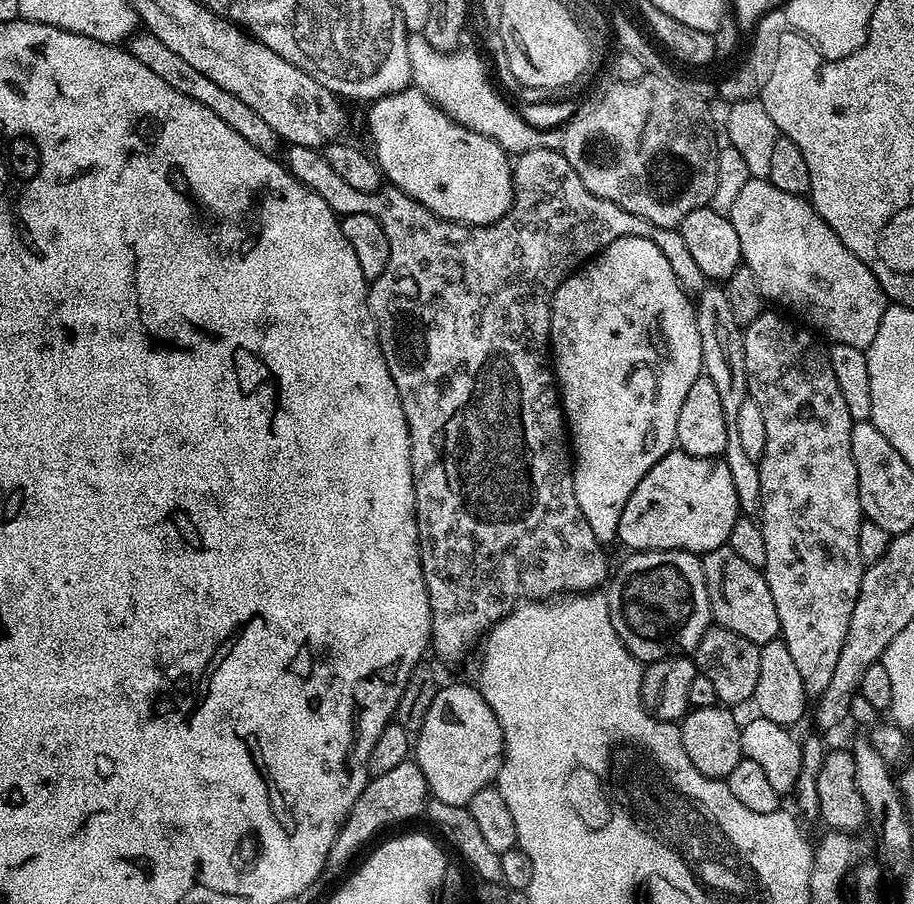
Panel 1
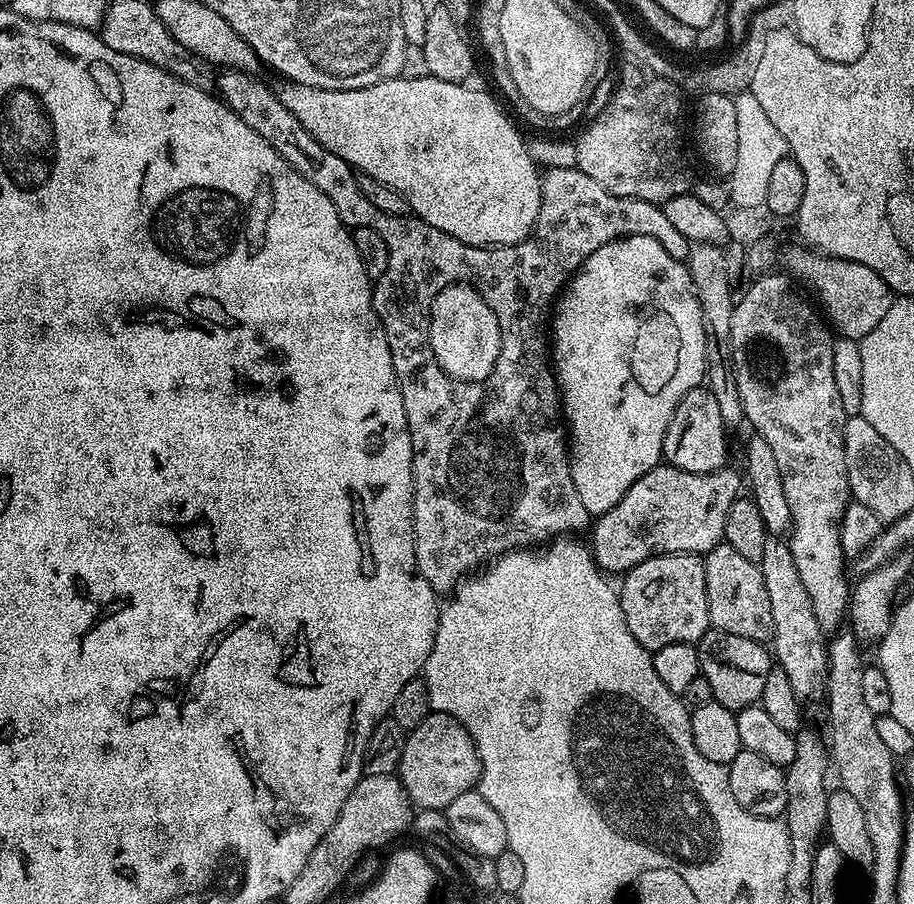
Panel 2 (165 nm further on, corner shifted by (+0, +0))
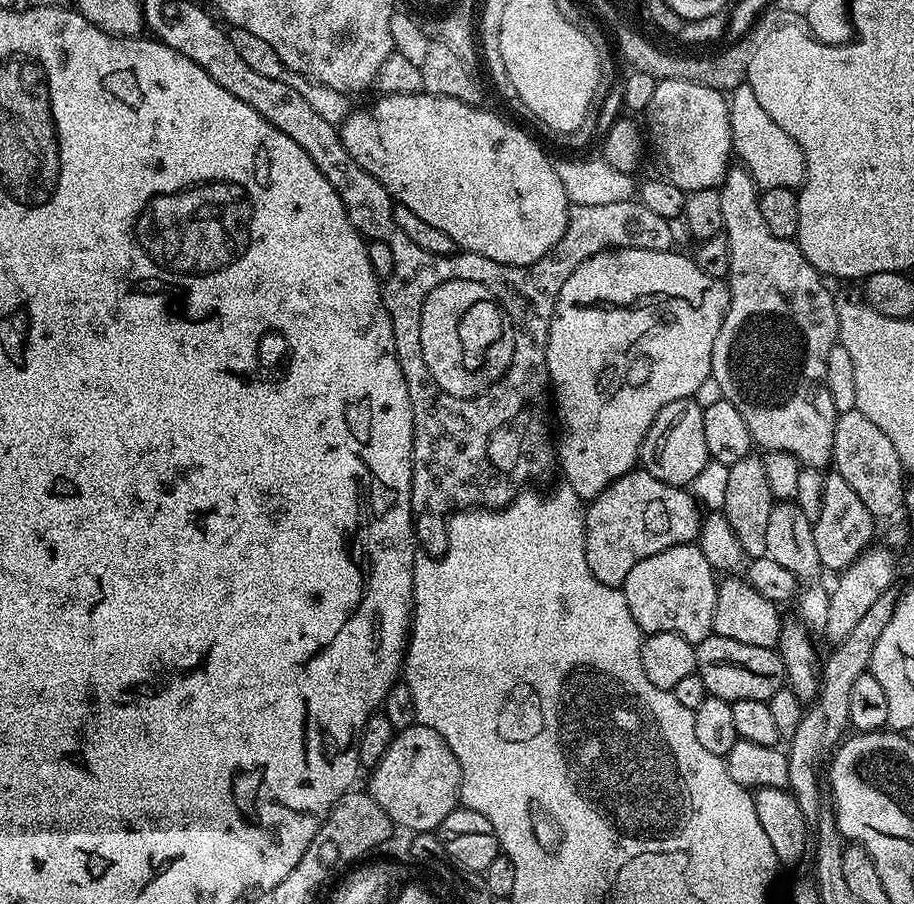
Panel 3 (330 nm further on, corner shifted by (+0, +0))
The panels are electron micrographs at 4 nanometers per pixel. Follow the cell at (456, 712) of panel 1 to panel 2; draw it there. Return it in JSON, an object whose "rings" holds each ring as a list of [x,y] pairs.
{"rings":[[[431,711],[421,725],[405,735],[398,779],[409,800],[417,809],[446,810],[450,802],[458,798],[458,794],[473,791],[480,779],[480,755],[474,746],[471,734],[452,716]]]}

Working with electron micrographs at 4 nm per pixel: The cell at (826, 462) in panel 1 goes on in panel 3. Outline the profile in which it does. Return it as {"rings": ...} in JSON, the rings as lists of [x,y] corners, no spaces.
{"rings":[[[743,166],[729,167],[723,183],[718,191],[722,202],[722,222],[724,230],[722,235],[728,240],[729,270],[726,277],[728,286],[728,309],[724,315],[722,326],[718,330],[718,338],[714,338],[714,350],[712,351],[712,374],[711,379],[718,382],[720,394],[723,399],[733,404],[734,409],[742,414],[742,419],[749,427],[753,441],[761,449],[769,452],[785,452],[792,455],[800,466],[808,468],[827,469],[832,464],[832,451],[834,450],[834,426],[838,415],[834,406],[834,398],[830,398],[828,387],[824,385],[826,378],[826,358],[830,350],[837,344],[840,335],[840,323],[838,322],[838,304],[832,301],[828,293],[825,277],[816,271],[815,266],[802,254],[799,244],[795,239],[783,240],[774,234],[766,226],[766,218],[762,218],[762,210],[758,199],[758,187],[751,174]]]}

